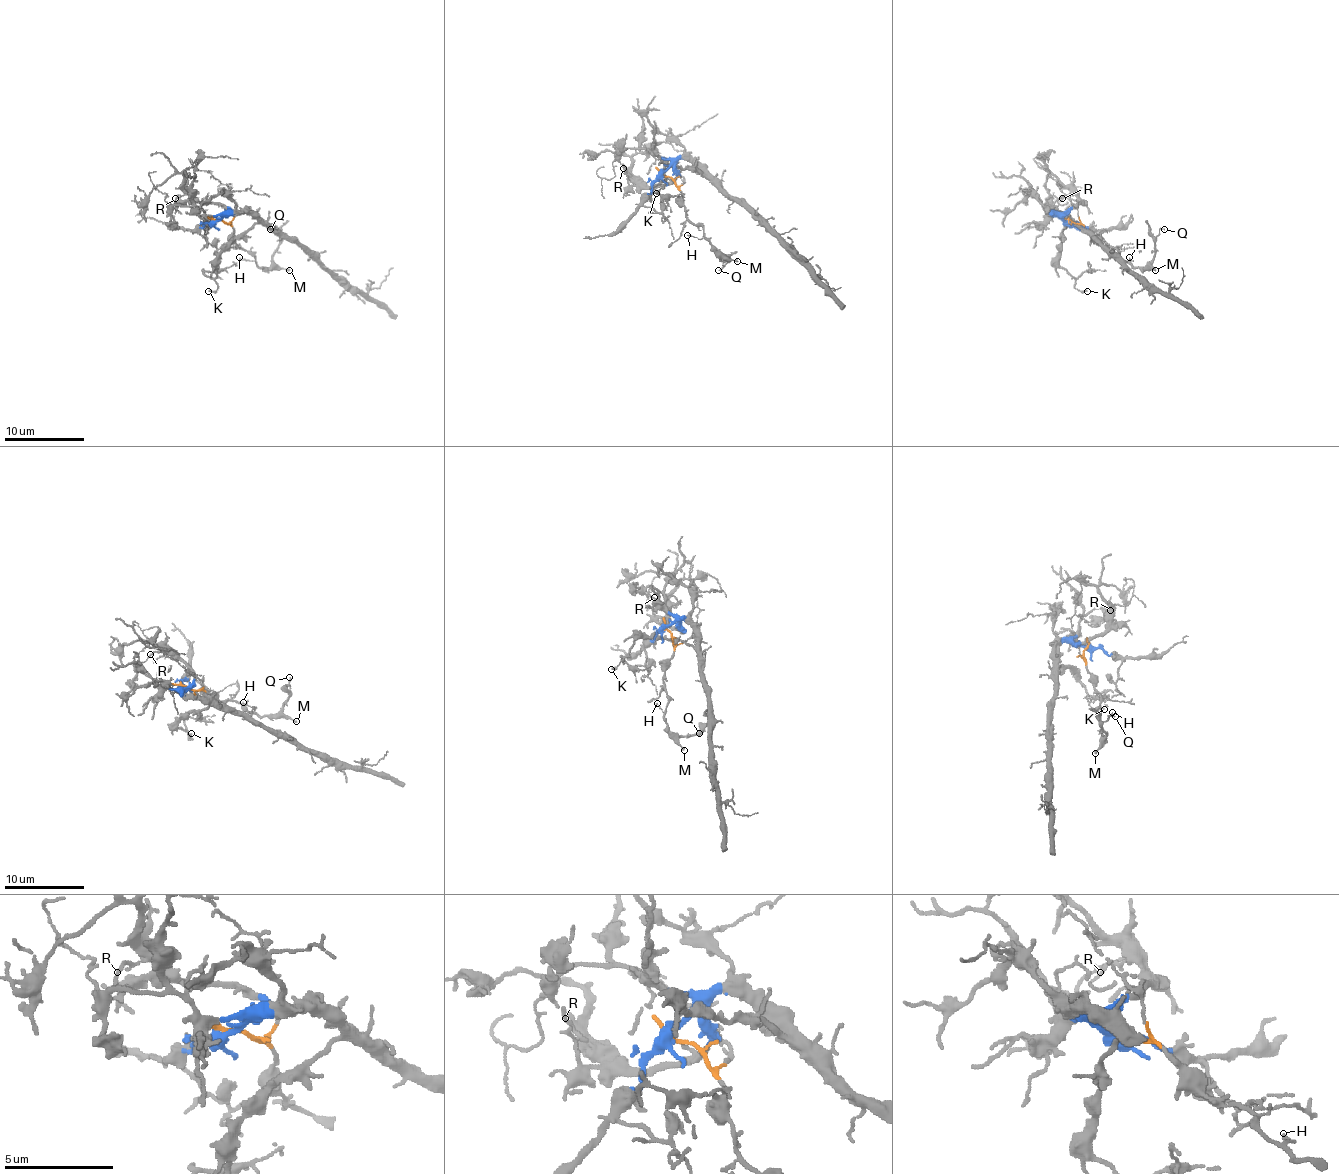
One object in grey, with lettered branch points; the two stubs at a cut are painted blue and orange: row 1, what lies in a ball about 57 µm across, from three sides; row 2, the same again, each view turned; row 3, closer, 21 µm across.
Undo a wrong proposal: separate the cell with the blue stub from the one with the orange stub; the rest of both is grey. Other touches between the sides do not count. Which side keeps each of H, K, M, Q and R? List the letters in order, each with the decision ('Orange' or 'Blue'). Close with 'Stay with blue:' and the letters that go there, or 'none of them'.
H: Orange
K: Blue
M: Orange
Q: Orange
R: Blue
Stay with blue: K, R

